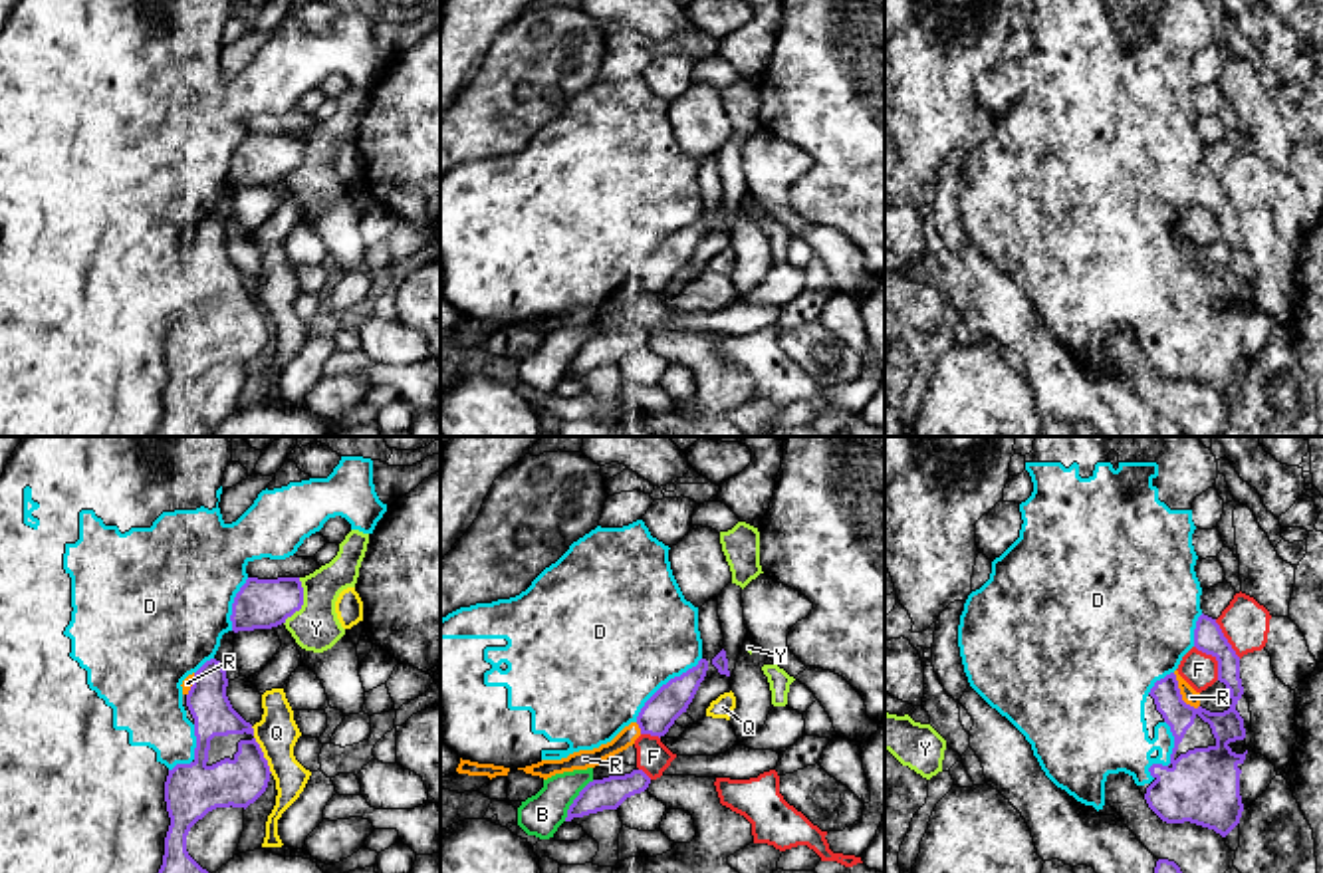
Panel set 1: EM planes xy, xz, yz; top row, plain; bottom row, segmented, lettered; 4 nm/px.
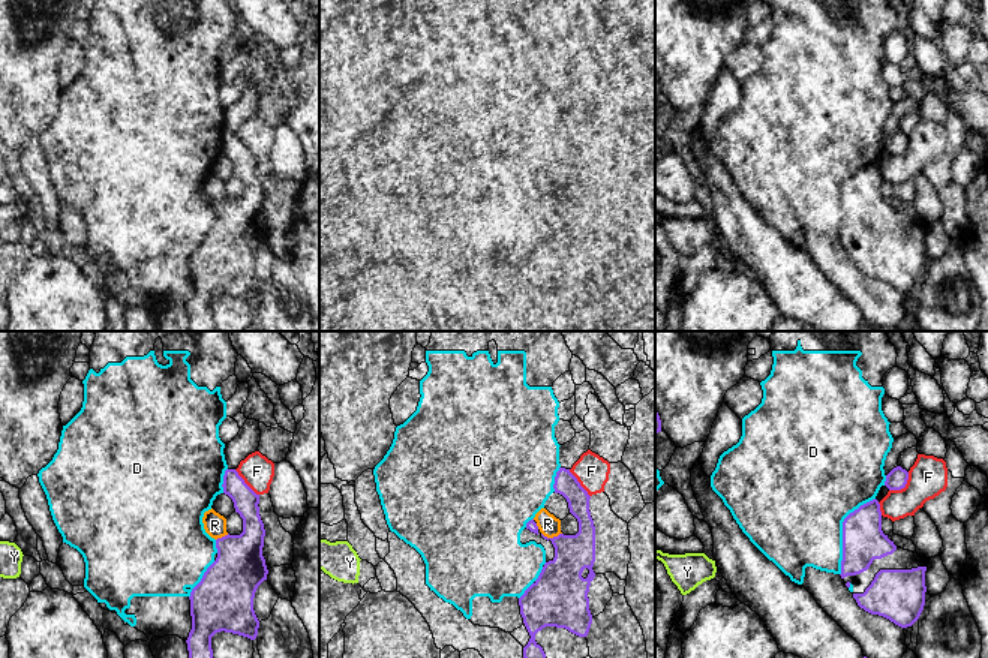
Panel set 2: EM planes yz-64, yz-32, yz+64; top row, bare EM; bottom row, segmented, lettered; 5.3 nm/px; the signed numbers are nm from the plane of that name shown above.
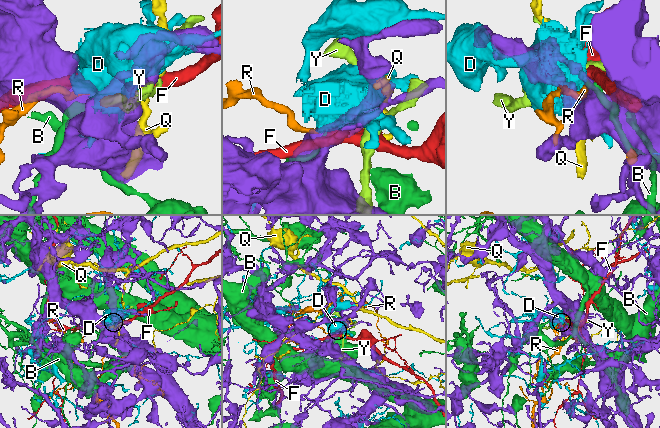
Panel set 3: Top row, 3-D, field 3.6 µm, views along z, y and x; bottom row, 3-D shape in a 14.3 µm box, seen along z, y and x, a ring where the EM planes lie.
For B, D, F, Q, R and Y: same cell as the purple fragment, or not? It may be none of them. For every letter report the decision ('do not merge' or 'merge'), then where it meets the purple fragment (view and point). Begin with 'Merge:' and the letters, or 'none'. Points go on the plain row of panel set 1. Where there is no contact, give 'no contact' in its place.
Merge: none
B: do not merge; meets purple in xz at (574, 356)
D: do not merge; meets purple in xz at (667, 239)
F: do not merge; meets purple in yz at (1216, 215)
Q: do not merge; meets purple in xy at (260, 306)
R: do not merge; meets purple in yz at (1179, 249)
Y: do not merge; meets purple in xy at (302, 157)

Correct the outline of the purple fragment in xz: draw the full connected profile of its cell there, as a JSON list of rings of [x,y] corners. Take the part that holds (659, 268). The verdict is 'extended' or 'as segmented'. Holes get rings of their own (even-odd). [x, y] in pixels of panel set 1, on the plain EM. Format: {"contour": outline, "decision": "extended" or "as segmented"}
{"contour": [[[700,214],[696,222],[662,240],[641,264],[637,280],[641,290],[664,292],[674,276],[686,268],[700,238],[708,226],[708,216]]], "decision": "as segmented"}

